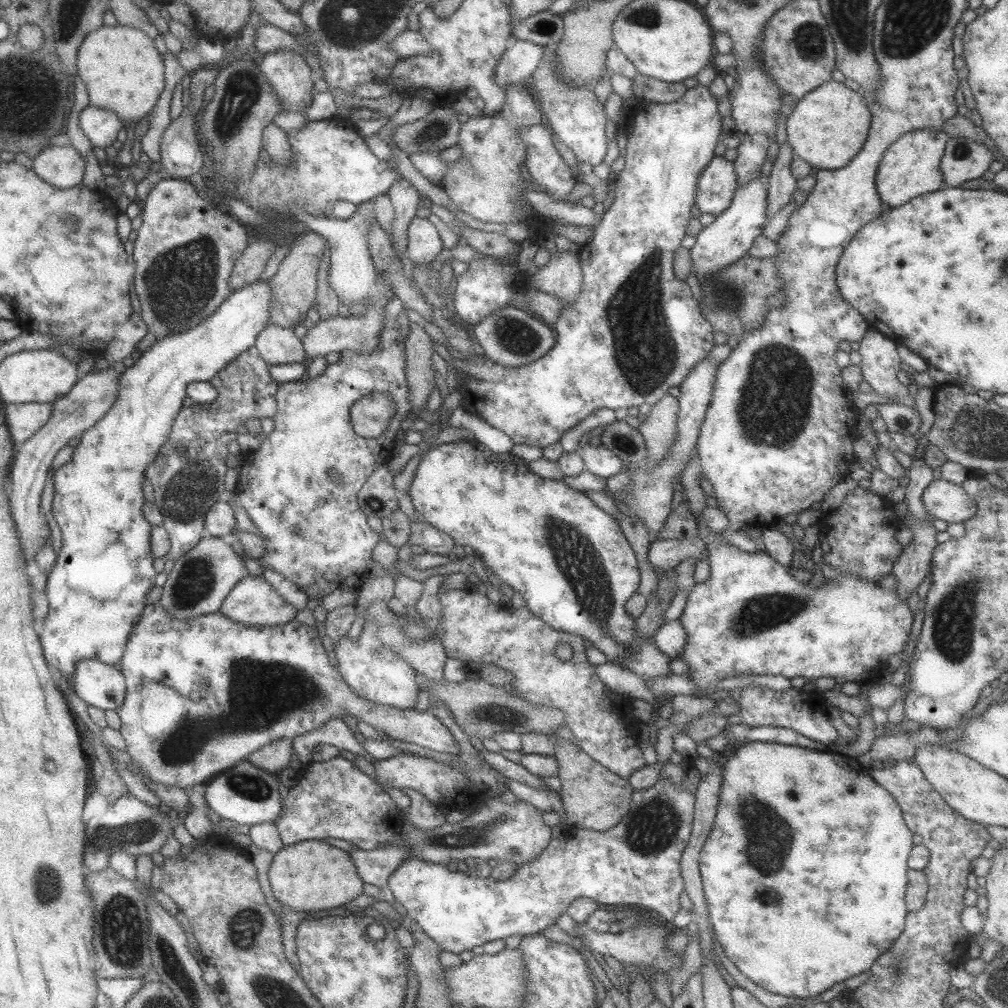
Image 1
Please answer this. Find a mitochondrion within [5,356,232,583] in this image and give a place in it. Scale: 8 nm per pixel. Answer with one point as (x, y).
(188, 492)

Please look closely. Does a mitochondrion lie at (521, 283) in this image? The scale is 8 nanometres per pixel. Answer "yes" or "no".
no

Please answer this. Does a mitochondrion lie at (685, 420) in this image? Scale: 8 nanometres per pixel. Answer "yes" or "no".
no

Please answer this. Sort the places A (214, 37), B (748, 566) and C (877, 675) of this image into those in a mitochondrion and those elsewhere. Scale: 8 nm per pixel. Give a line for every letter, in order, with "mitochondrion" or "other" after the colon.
A: other
B: other
C: other

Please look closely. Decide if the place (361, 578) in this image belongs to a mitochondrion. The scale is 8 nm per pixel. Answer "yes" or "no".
no

